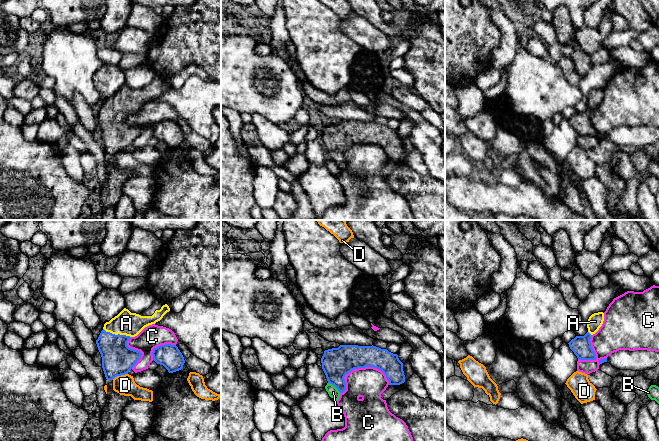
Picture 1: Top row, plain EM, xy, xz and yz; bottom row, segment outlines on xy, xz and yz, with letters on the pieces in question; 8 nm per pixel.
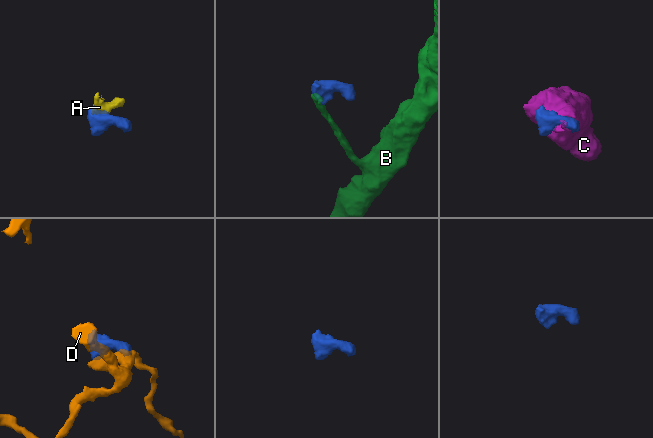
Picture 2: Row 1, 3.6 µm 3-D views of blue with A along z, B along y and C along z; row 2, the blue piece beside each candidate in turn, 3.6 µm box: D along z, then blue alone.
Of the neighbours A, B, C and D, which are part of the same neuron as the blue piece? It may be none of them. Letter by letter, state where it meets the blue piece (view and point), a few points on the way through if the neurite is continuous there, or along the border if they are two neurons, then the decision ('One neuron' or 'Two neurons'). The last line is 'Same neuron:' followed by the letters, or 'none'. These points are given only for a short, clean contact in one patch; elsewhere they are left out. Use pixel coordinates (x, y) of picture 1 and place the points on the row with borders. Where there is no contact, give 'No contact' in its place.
A: Touches blue at xy (118, 334). Path across: xy (118, 359), (118, 334), (126, 323). One neuron
B: Touches blue at xz (334, 385). Boundary: xz (328, 382), (340, 392). Two neurons
C: Touches blue at xz (360, 367). Two neurons
D: Touches blue at xy (119, 375). Boundary: xy (127, 373), (117, 375), (112, 379). Two neurons
Same neuron: A

